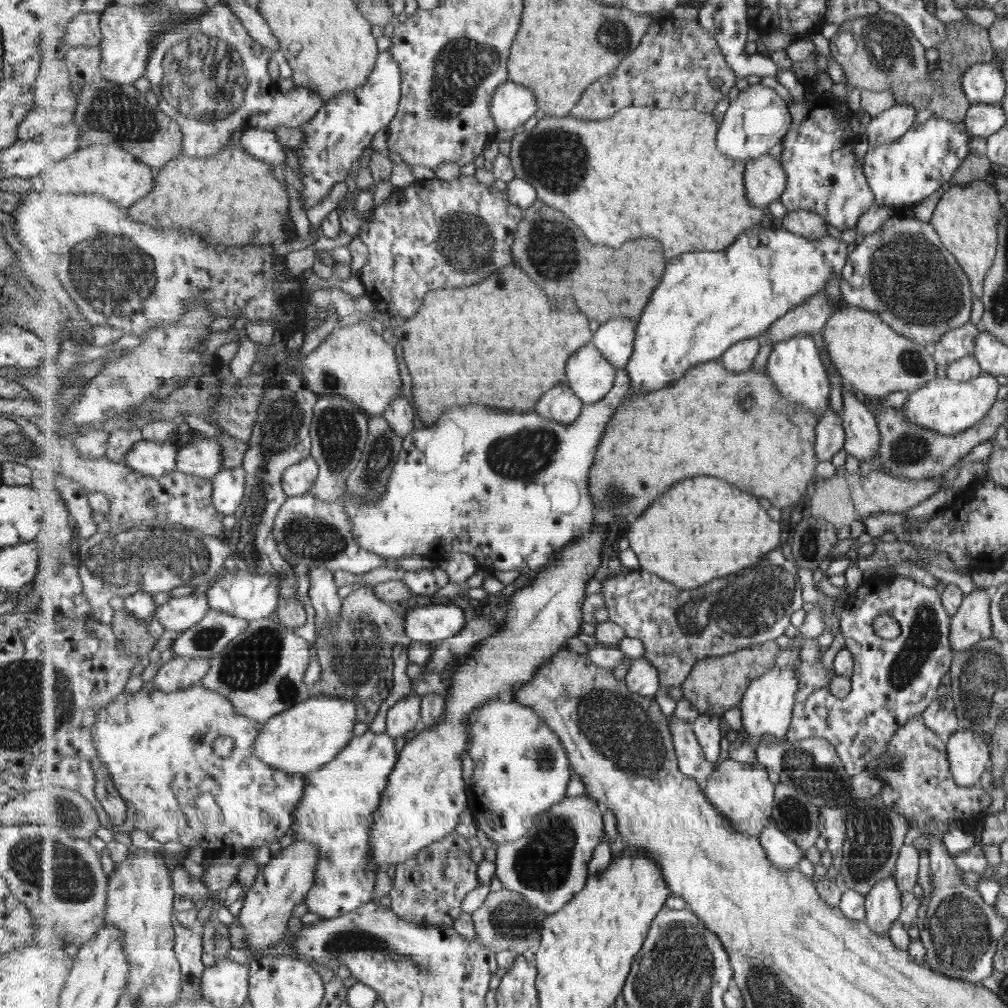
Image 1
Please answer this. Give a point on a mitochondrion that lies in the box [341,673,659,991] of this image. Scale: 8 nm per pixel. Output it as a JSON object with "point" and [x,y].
{"point":[541,865]}

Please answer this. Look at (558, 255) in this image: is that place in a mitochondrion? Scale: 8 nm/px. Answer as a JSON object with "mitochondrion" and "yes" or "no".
{"mitochondrion":"yes"}

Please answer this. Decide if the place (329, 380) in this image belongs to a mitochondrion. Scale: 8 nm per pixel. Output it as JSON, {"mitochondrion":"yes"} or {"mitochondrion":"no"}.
{"mitochondrion":"yes"}

